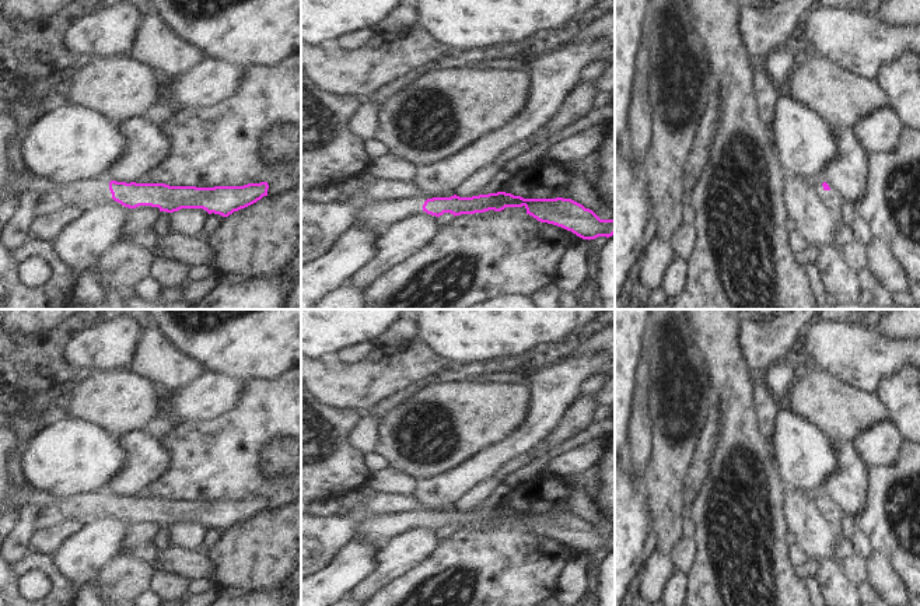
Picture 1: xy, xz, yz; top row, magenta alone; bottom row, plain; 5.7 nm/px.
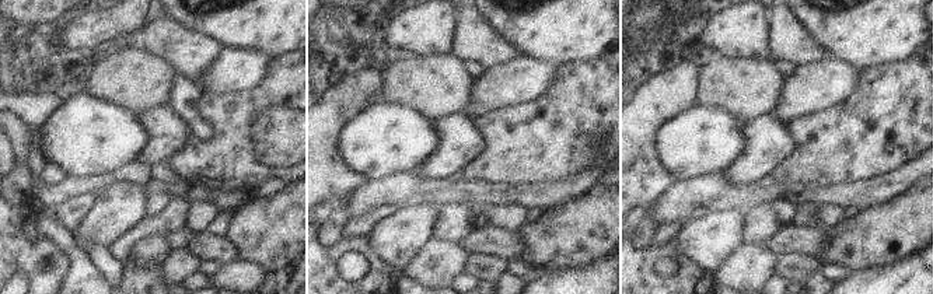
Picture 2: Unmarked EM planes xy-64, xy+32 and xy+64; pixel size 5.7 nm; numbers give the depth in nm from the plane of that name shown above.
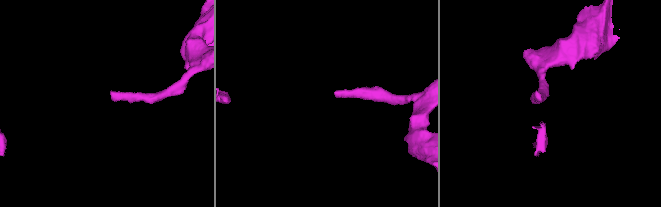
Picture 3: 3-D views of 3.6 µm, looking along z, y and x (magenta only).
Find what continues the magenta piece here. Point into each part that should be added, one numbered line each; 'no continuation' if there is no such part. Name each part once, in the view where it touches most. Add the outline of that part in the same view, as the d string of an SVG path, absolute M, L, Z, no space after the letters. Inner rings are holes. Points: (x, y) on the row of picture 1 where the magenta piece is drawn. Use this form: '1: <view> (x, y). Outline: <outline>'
1: xy (88, 193). Outline: M102 175L90 181L57 185L55 189L39 195L35 213L38 216L69 204L81 204L84 209L94 209L112 197L109 182L109 178Z

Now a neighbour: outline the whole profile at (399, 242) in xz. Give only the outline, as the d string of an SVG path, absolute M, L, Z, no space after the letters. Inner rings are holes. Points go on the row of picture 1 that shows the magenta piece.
M426 211L388 228L378 239L374 260L347 284L370 288L381 276L431 244L440 228L435 216Z

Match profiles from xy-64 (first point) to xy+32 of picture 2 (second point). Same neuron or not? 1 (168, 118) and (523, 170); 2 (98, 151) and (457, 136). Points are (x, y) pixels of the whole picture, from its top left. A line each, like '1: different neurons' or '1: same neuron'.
1: different neurons
2: different neurons

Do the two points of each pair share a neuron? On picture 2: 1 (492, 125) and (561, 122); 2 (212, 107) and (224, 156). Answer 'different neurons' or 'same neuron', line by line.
1: same neuron
2: same neuron

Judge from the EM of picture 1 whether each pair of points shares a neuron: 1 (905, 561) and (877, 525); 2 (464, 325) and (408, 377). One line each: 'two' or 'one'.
1: one
2: two

